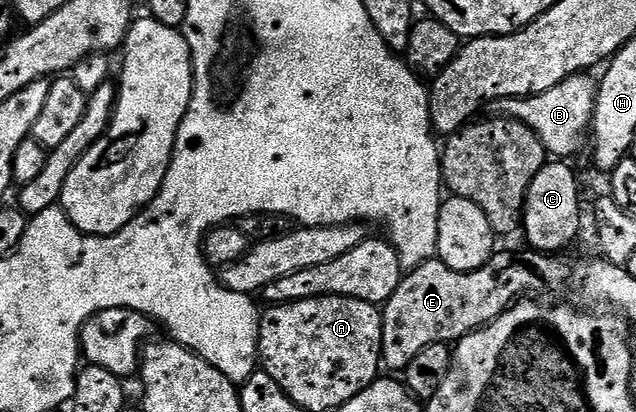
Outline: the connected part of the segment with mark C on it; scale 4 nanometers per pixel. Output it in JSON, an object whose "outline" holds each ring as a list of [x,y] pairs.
{"outline":[[[548,162],[530,182],[528,197],[524,203],[522,232],[528,235],[533,249],[545,254],[560,251],[580,232],[580,184],[576,172],[568,162]]]}

